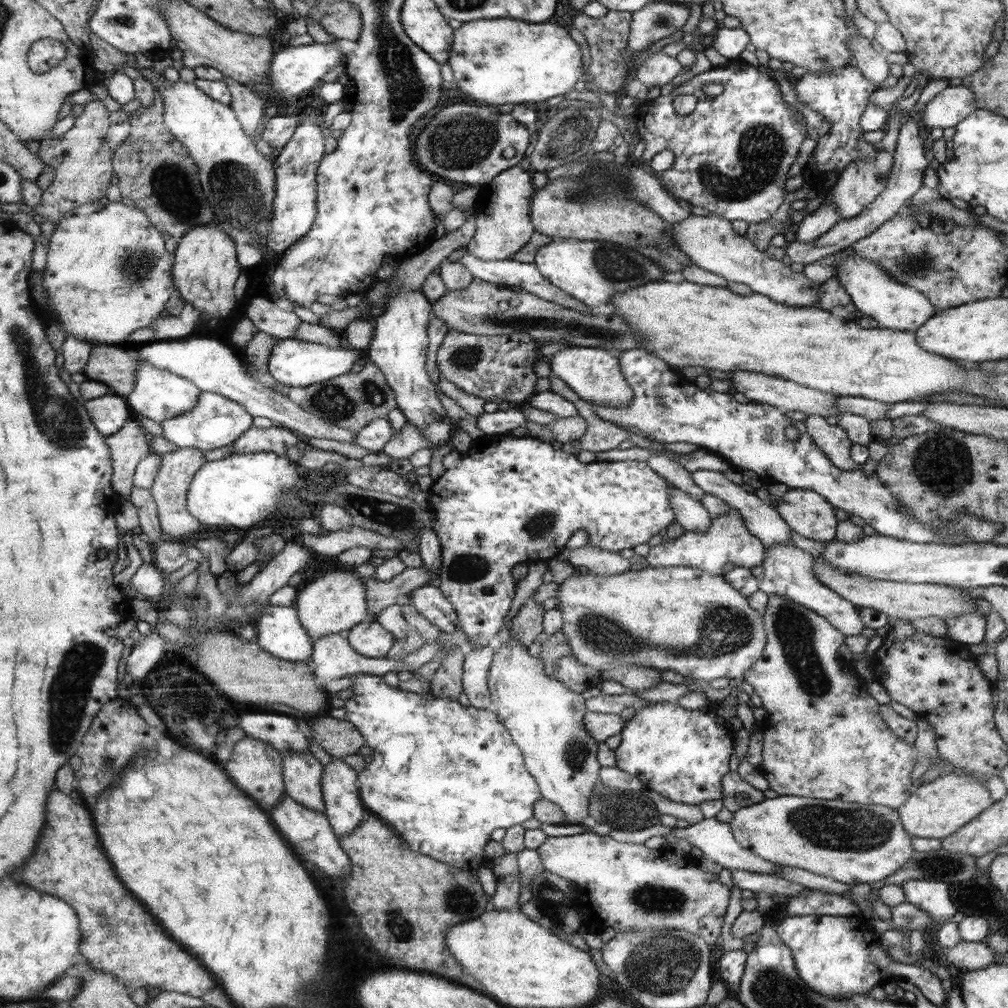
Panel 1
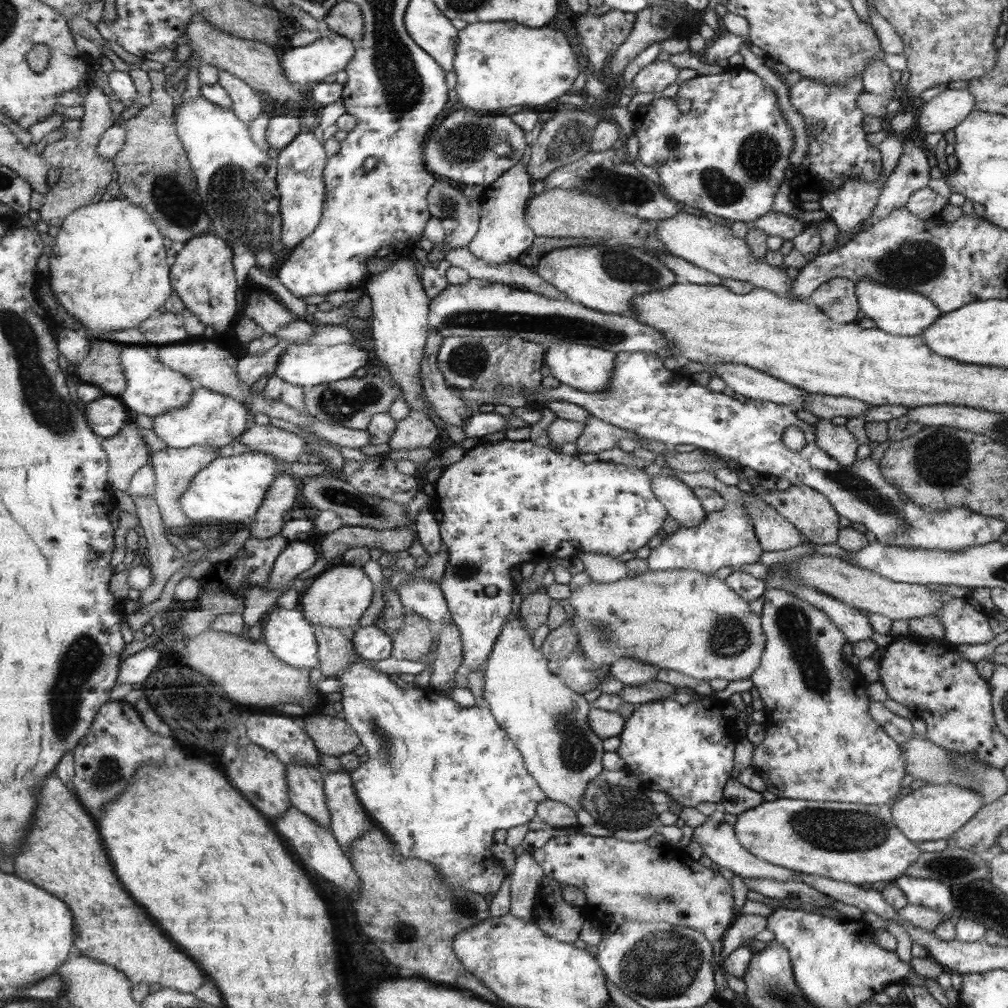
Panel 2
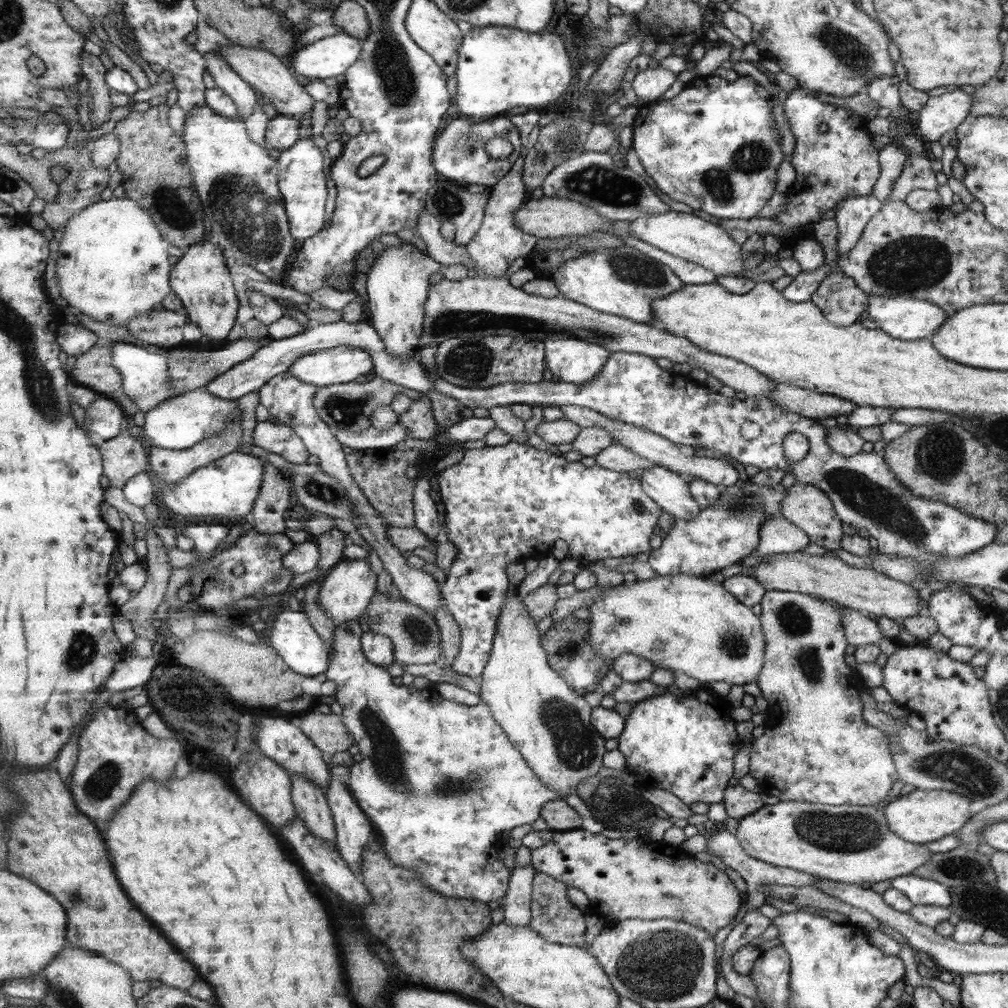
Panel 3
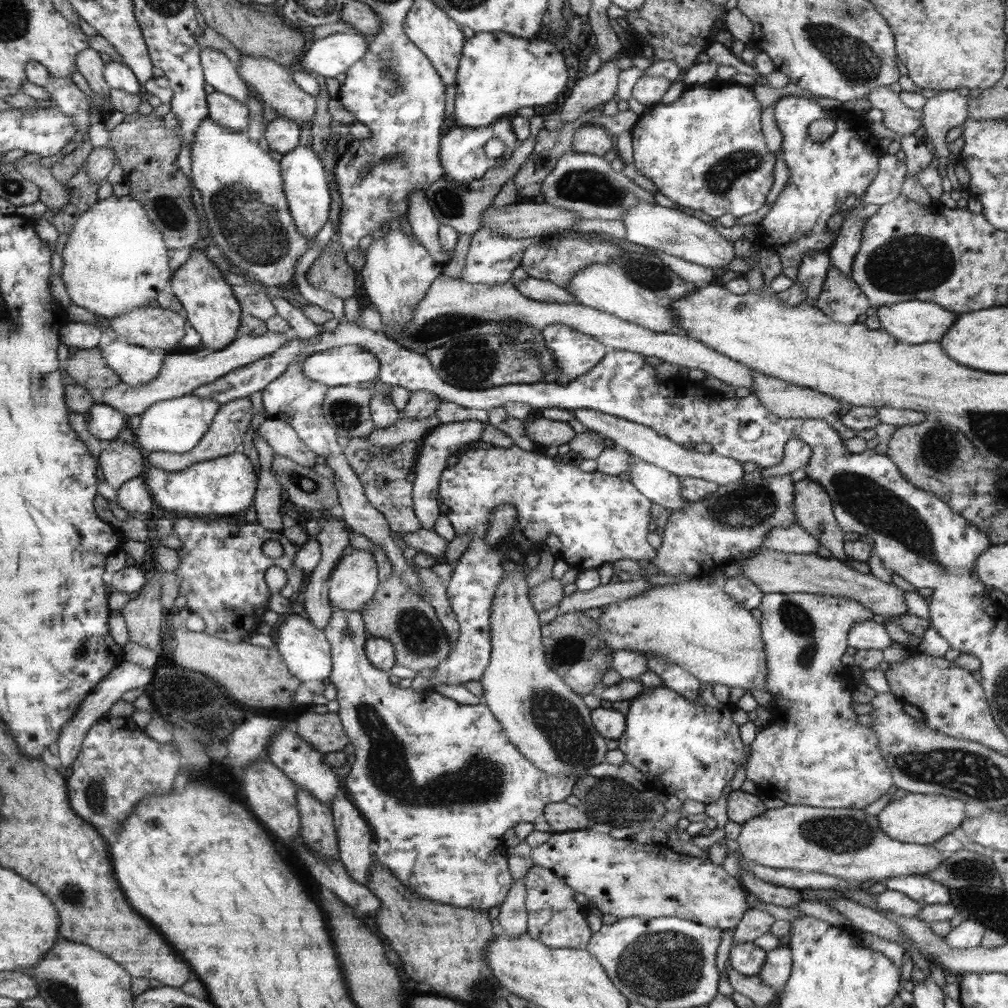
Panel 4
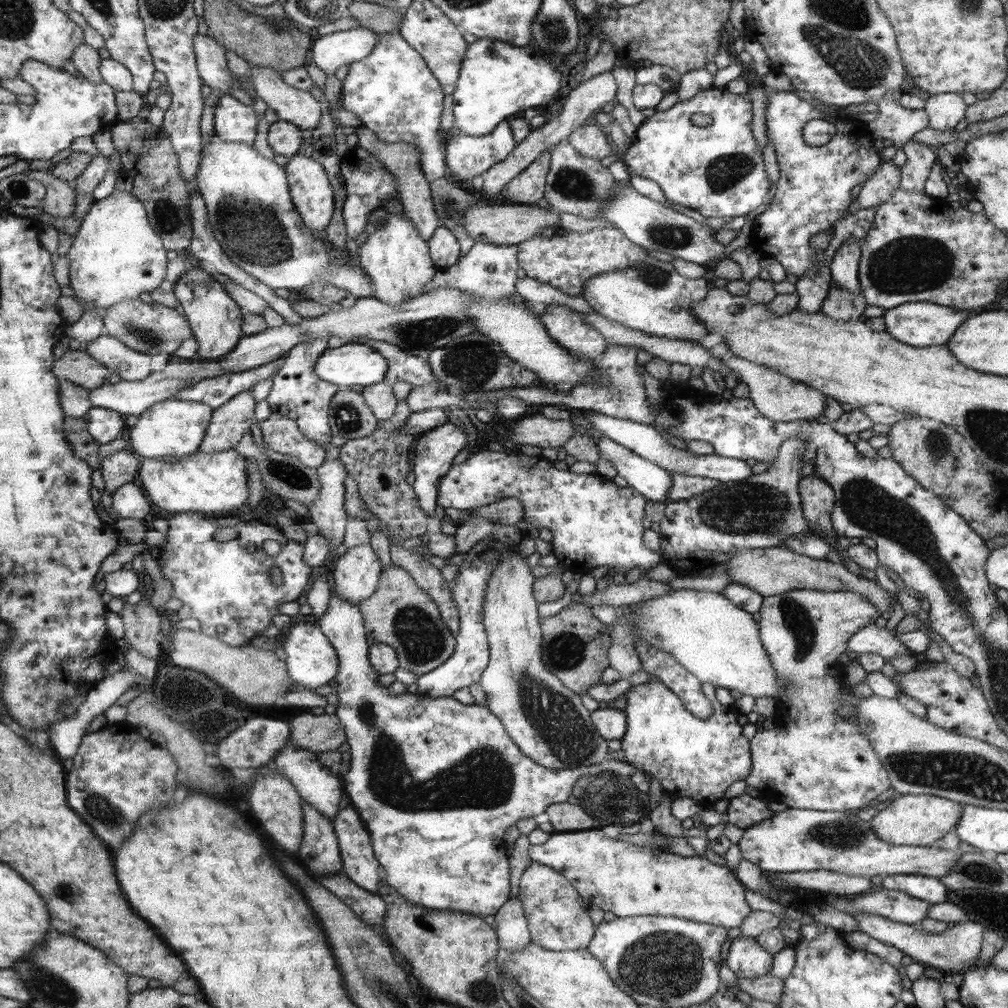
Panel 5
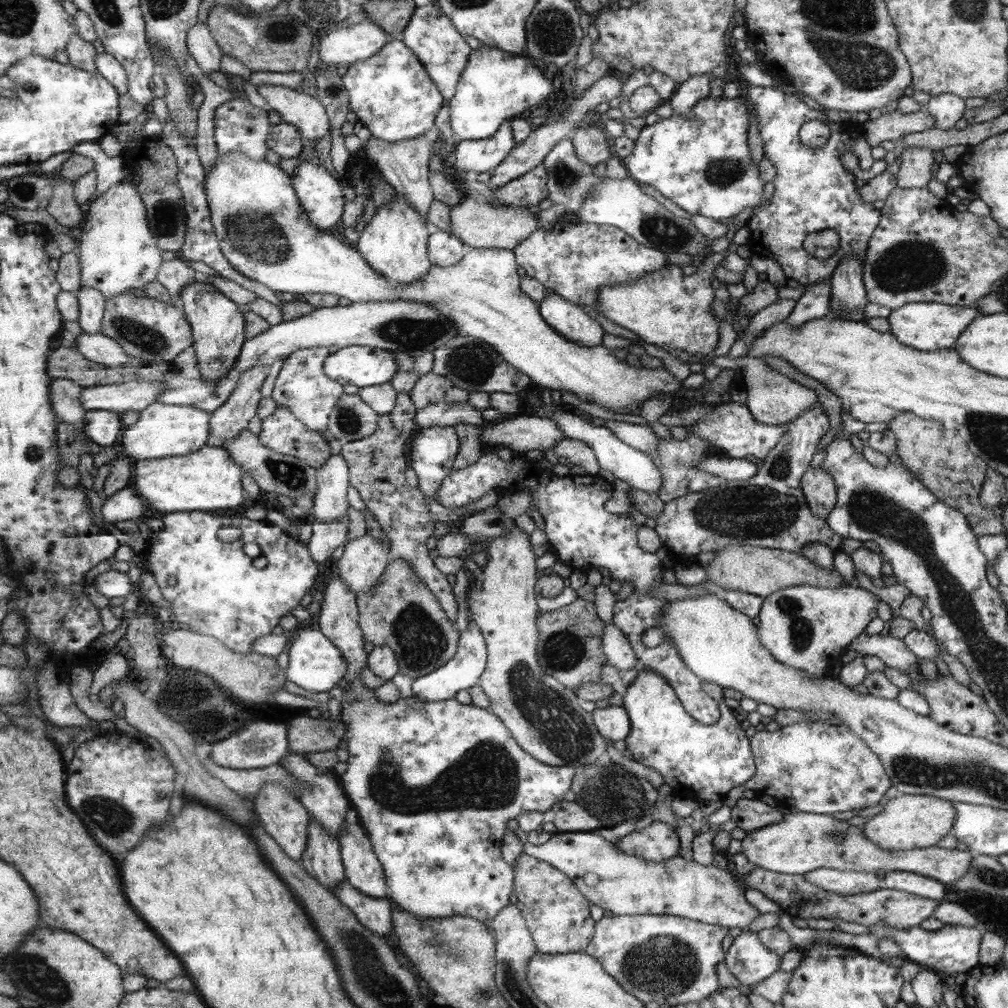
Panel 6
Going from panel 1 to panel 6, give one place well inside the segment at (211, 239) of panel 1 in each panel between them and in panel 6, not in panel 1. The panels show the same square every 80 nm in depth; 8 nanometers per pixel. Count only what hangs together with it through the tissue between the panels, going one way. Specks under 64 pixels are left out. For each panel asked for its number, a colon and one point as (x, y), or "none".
2: (203, 275)
3: (201, 280)
4: (209, 304)
5: (215, 317)
6: (217, 325)

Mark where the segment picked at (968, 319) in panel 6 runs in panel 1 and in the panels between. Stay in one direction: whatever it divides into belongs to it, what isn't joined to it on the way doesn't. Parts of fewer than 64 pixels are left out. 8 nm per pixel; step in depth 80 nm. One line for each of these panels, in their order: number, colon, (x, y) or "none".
1: (895, 306)
2: (901, 312)
3: (907, 318)
4: (916, 322)
5: (920, 324)

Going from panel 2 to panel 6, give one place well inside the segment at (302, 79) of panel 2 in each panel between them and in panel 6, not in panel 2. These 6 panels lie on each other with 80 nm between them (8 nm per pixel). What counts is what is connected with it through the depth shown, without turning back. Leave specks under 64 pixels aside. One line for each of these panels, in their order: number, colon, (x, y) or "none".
3: (329, 57)
4: (329, 56)
5: (341, 48)
6: (358, 42)

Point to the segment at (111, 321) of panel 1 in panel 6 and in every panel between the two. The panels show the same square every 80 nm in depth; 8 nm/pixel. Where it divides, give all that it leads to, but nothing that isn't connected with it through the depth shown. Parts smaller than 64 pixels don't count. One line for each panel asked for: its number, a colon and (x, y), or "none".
2: (108, 269)
3: (112, 265)
4: (115, 260)
5: (117, 254)
6: (119, 252)

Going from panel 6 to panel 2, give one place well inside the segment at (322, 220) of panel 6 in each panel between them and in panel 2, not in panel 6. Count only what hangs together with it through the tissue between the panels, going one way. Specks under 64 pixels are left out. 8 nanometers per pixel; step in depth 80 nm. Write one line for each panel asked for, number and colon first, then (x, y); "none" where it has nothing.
2: (300, 167)
3: (302, 182)
4: (309, 200)
5: (312, 196)

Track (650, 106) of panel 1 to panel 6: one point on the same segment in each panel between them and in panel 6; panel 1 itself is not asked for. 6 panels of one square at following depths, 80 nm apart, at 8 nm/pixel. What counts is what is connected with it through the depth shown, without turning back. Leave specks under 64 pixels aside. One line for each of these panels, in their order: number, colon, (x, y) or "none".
2: (727, 156)
3: (711, 147)
4: (705, 151)
5: (717, 170)
6: (704, 167)

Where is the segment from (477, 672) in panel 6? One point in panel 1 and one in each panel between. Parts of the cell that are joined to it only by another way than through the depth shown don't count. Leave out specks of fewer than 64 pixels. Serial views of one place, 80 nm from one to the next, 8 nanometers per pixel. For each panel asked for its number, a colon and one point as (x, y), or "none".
1: (513, 499)
2: (504, 503)
3: (499, 502)
4: (599, 518)
5: (471, 657)

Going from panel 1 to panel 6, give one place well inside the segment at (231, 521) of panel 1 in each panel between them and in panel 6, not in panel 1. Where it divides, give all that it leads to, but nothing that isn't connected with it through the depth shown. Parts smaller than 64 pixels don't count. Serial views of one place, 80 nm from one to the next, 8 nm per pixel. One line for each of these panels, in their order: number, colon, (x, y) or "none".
2: (230, 489)
3: (228, 486)
4: (225, 485)
5: (203, 483)
6: (207, 480)

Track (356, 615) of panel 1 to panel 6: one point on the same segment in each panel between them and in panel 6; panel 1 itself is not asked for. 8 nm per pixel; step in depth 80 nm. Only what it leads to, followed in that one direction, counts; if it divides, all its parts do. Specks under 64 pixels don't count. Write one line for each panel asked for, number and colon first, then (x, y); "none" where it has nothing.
2: (338, 597)
3: (348, 589)
4: (353, 583)
5: (355, 575)
6: (363, 561)

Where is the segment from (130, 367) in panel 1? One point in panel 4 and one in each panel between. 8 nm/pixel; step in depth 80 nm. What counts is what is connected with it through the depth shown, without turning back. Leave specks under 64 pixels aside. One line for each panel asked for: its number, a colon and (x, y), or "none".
2: (102, 367)
3: (95, 369)
4: (87, 367)

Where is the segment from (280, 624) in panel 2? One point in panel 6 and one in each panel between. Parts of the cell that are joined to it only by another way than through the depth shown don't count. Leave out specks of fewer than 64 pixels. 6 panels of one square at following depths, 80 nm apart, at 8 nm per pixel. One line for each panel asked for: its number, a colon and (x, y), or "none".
3: (292, 635)
4: (306, 649)
5: (312, 662)
6: (316, 664)

